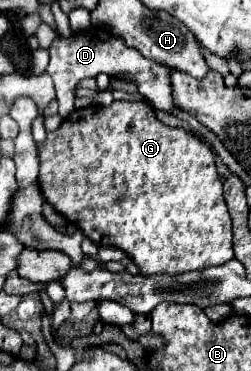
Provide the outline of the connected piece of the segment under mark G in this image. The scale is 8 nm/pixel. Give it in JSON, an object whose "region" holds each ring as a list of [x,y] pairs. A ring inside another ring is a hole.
{"region":[[[115,100],[111,106],[87,106],[73,110],[59,130],[49,132],[47,140],[43,144],[37,144],[39,148],[39,160],[41,160],[41,170],[39,170],[39,188],[45,196],[45,200],[59,212],[63,214],[69,222],[73,222],[85,236],[89,236],[97,246],[113,246],[123,250],[139,268],[139,274],[143,276],[153,276],[153,274],[183,274],[189,270],[203,270],[209,266],[223,264],[233,258],[233,244],[231,244],[231,220],[229,212],[223,200],[223,188],[221,180],[217,176],[215,168],[215,158],[213,152],[207,144],[203,144],[197,136],[183,128],[169,128],[161,120],[157,120],[155,110],[149,102],[129,102],[129,100]]]}

